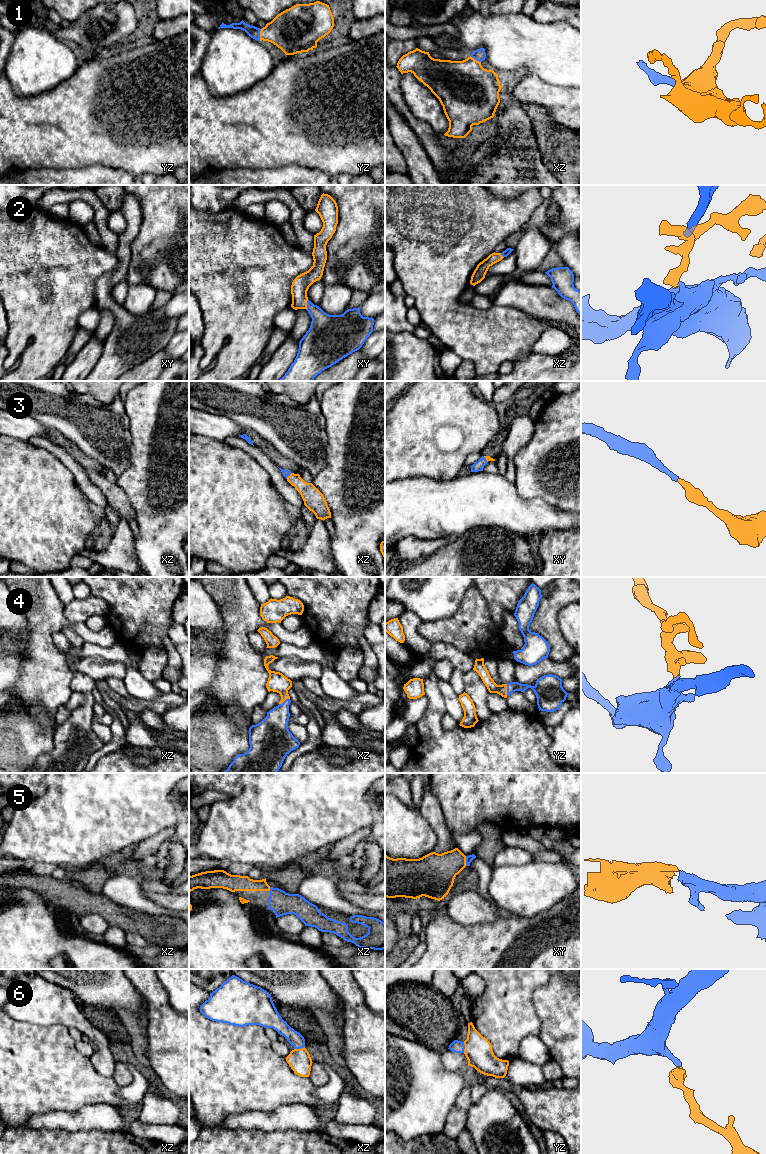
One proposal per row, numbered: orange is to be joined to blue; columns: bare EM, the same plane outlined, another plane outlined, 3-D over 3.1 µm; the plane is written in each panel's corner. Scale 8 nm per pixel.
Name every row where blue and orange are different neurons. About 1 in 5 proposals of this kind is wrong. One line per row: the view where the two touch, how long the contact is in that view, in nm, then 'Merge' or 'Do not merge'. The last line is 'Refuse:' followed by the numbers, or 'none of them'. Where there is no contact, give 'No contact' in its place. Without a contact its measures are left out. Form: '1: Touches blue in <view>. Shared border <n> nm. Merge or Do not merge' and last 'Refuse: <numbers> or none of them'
1: Touches blue in yz. Shared border 100 nm. Merge
2: Touches blue in xy. Shared border 80 nm. Merge
3: Touches blue in xz. Shared border 60 nm. Merge
4: Touches blue in yz. Shared border 100 nm. Merge
5: Touches blue in xy. Shared border 80 nm. Merge
6: Touches blue in xz. Shared border 90 nm. Merge
Refuse: none of them

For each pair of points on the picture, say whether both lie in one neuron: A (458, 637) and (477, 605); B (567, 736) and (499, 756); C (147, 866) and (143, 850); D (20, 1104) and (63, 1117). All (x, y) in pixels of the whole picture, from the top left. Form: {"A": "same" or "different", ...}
{"A": "same", "B": "different", "C": "different", "D": "different"}

